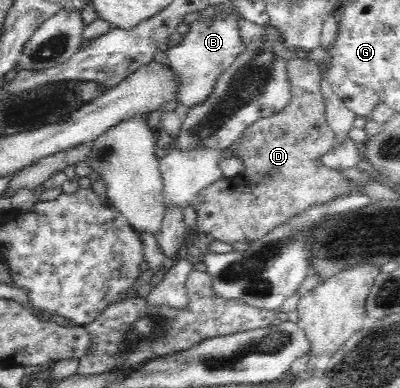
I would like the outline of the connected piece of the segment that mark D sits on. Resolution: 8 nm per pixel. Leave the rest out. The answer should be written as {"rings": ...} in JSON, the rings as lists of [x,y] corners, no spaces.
{"rings":[[[300,56],[290,59],[286,64],[288,80],[292,87],[292,98],[282,112],[268,118],[260,118],[246,130],[234,142],[236,157],[246,163],[246,170],[232,176],[222,177],[210,186],[202,188],[191,200],[196,209],[196,227],[198,233],[210,235],[212,240],[233,245],[234,242],[246,242],[251,244],[269,234],[276,226],[280,226],[290,215],[305,209],[312,203],[319,203],[334,198],[336,195],[347,193],[353,185],[339,170],[330,170],[319,166],[316,159],[320,155],[334,150],[340,141],[348,137],[349,131],[354,125],[355,114],[342,104],[333,91],[326,92],[326,96],[319,91],[319,68],[310,61],[310,57]]]}

